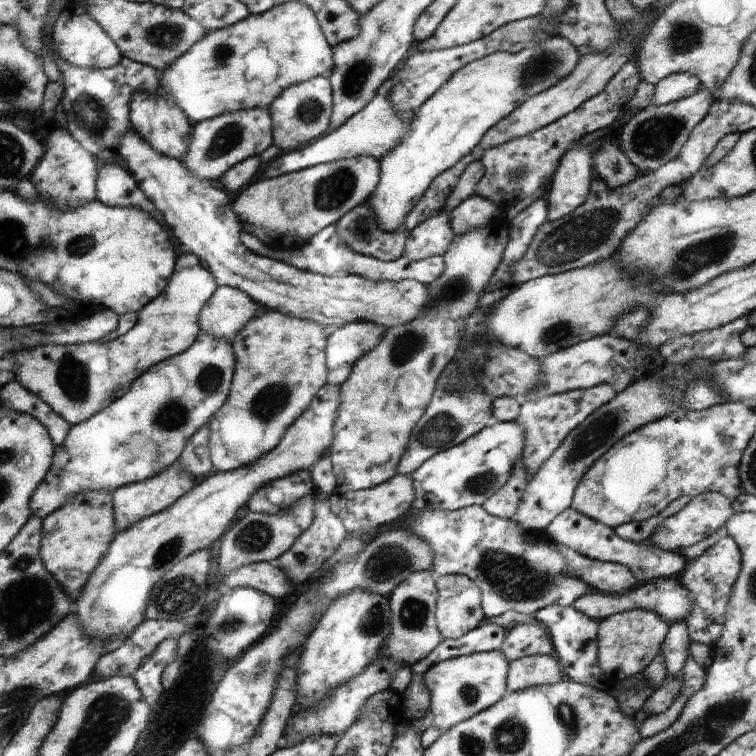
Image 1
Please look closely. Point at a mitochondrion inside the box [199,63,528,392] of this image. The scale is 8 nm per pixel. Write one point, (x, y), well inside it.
(332, 192)

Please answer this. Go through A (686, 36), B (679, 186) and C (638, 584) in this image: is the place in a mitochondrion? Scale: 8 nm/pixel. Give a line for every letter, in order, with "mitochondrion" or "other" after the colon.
A: mitochondrion
B: other
C: other

